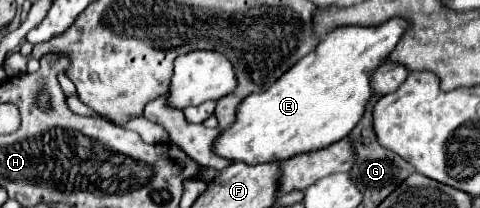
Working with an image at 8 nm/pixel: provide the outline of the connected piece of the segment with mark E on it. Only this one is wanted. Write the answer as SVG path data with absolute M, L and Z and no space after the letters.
M391 18L381 26L345 26L335 28L317 44L317 48L301 58L279 82L269 86L269 90L263 90L259 94L249 94L239 106L235 114L233 126L223 130L215 142L213 150L221 158L229 162L247 162L249 166L265 164L265 162L283 162L287 158L293 158L295 154L315 152L321 148L327 148L339 140L343 140L353 126L361 120L367 100L373 96L373 90L369 86L371 72L383 64L383 60L391 54L395 44L399 42L401 34L407 30L407 22L403 18Z

